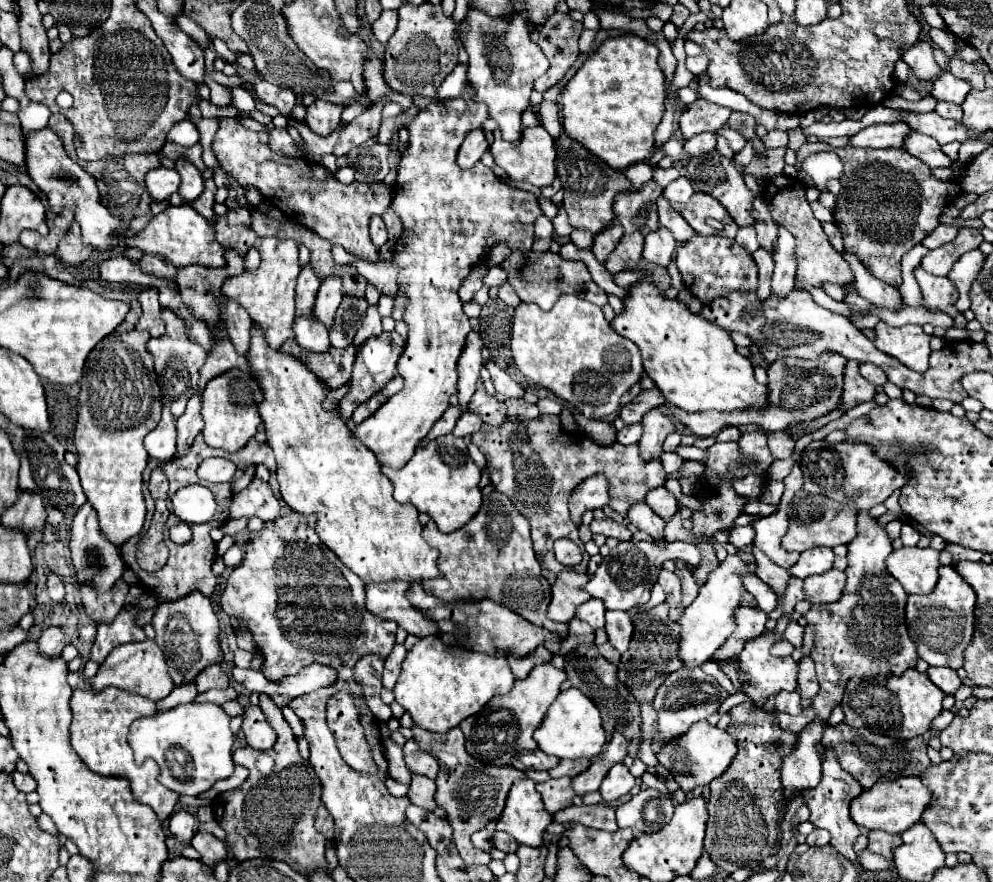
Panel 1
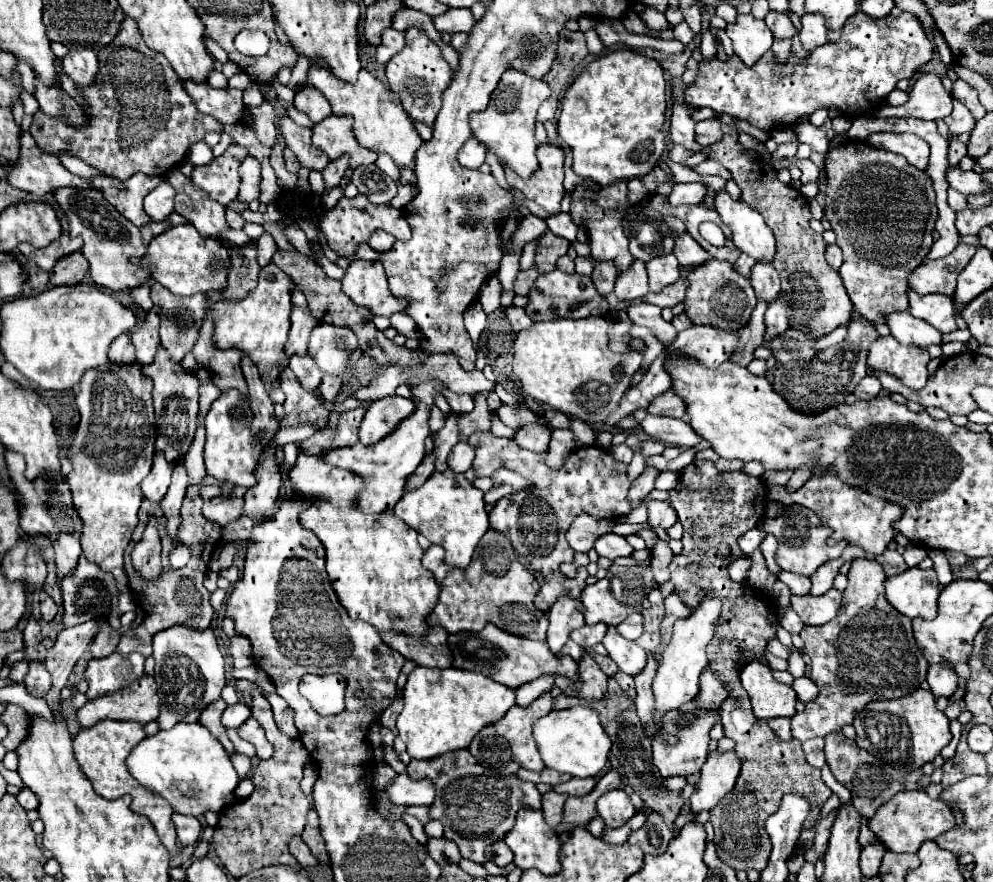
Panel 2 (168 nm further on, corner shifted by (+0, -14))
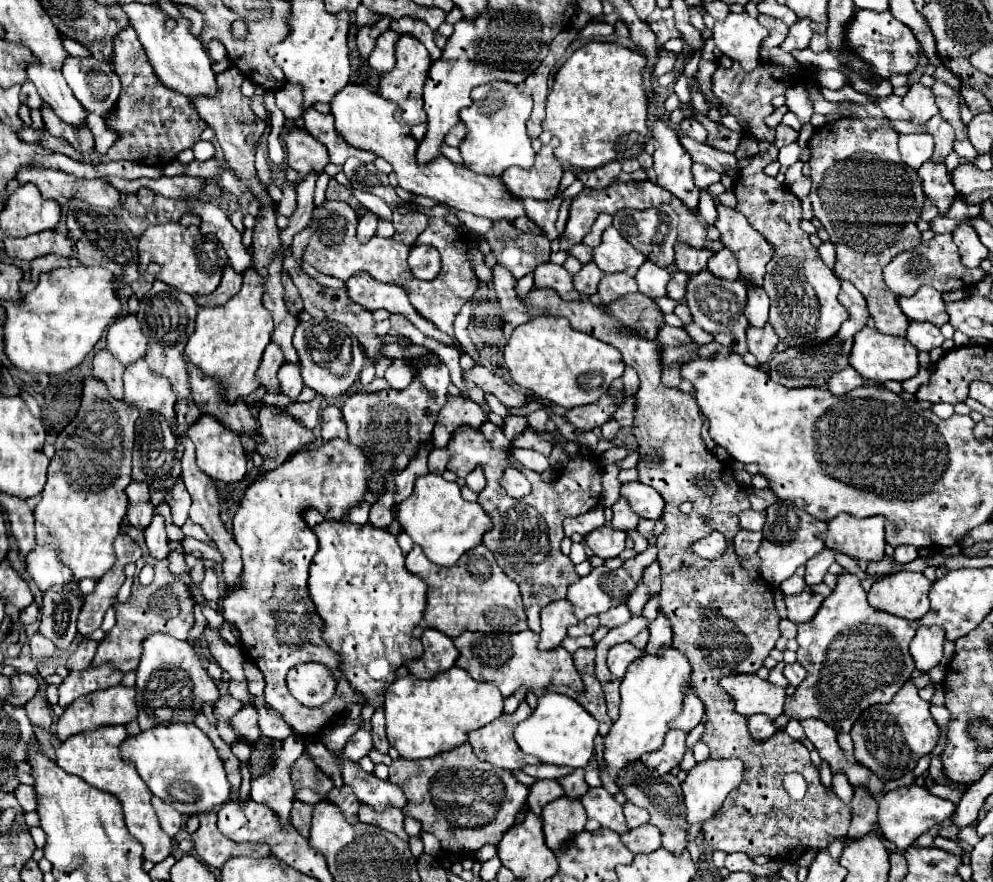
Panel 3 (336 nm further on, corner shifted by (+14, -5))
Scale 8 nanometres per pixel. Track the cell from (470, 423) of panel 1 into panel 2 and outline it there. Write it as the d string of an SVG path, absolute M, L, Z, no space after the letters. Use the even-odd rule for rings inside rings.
M461 441L461 443L457 443L457 445L451 449L447 463L449 463L449 467L451 467L455 473L465 473L465 471L471 467L473 457L475 457L475 451L471 449L471 445Z

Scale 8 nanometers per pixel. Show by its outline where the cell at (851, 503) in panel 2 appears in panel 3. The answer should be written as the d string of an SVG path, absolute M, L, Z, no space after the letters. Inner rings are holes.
M839 514L829 522L823 542L827 548L839 550L849 558L877 562L885 556L885 518L873 516L859 520L849 514Z

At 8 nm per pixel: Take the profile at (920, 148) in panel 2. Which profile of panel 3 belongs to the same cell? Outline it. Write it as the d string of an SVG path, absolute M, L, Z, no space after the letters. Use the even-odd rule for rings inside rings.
M929 134L899 136L899 152L907 166L919 170L921 164L933 156L933 138Z

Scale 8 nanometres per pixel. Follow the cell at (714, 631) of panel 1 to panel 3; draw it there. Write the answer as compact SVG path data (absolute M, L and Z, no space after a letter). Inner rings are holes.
M661 648L661 658L645 654L641 660L633 662L621 682L621 716L613 722L611 732L605 736L603 746L603 762L605 768L599 772L603 788L615 796L621 792L617 784L617 774L641 760L643 754L661 748L661 742L669 730L669 722L681 712L681 704L685 698L687 682L689 682L689 660L675 648Z

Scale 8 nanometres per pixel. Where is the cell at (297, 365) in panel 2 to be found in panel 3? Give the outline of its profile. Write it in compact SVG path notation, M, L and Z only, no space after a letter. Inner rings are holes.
M285 362L281 366L277 378L279 378L279 384L281 384L281 394L289 396L291 402L295 402L299 392L301 392L301 388L305 386L303 378L301 378L301 368L297 368L295 364L287 364Z

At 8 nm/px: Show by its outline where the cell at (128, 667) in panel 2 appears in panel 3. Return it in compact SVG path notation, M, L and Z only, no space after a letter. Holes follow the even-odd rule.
M103 664L99 668L89 666L81 672L69 672L69 676L59 686L59 706L65 708L69 702L77 700L79 696L105 690L111 686L117 686L123 678L123 672L113 668L111 664Z

